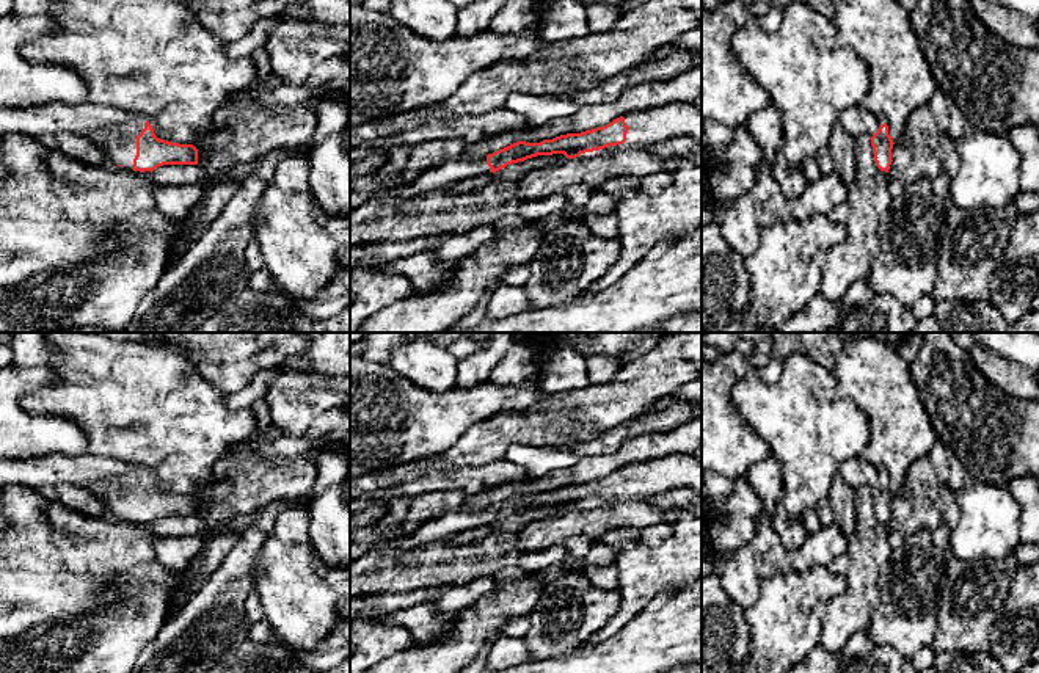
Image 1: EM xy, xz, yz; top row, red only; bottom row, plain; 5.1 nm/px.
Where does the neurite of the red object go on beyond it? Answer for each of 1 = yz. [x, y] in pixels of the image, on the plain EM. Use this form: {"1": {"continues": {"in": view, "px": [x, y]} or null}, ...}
{"1": {"continues": {"in": "yz", "px": [854, 471]}}}

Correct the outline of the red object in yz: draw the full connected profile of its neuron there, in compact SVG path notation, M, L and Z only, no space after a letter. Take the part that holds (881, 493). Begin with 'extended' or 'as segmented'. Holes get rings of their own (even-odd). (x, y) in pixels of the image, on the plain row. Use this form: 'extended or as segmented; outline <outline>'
extended; outline M855 457L855 458L844 460L840 464L838 475L854 489L857 489L862 485L868 485L871 488L876 518L880 522L888 524L890 516L893 513L891 500L895 494L888 486L888 477L885 471Z

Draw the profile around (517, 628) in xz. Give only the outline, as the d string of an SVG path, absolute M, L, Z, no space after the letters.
M515 618L510 623L505 624L502 629L502 635L512 637L512 638L524 638L529 632L530 621L529 618Z

